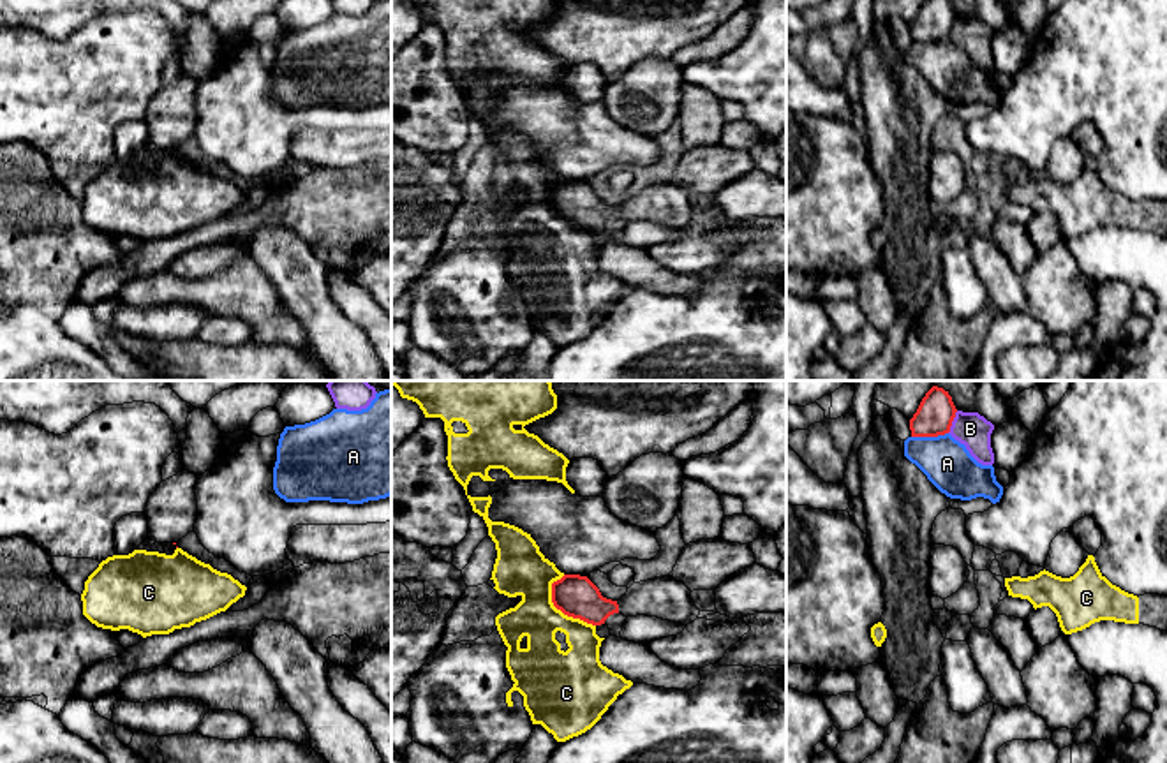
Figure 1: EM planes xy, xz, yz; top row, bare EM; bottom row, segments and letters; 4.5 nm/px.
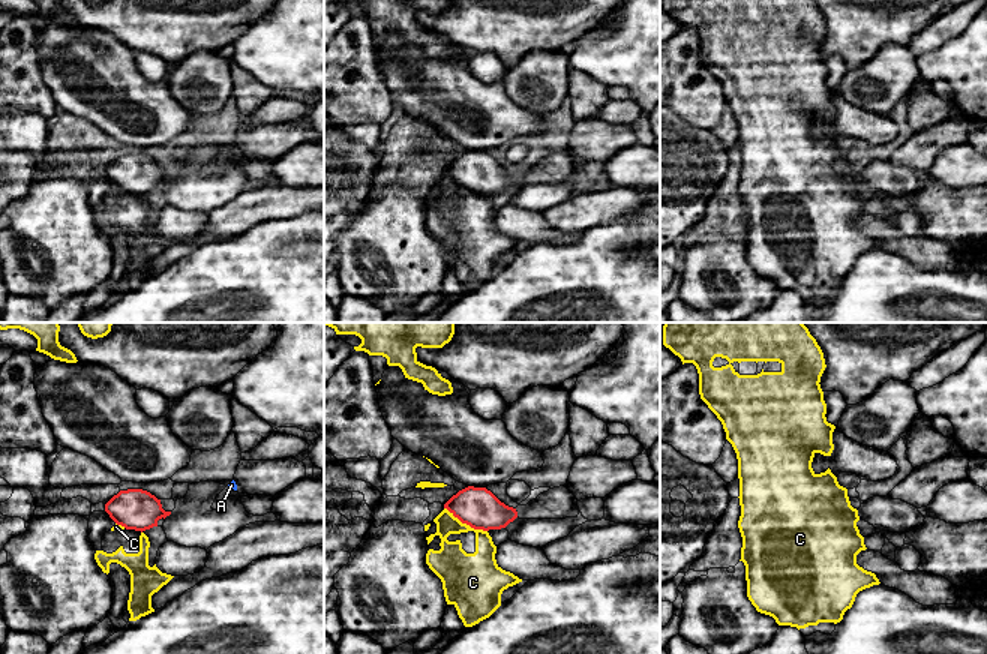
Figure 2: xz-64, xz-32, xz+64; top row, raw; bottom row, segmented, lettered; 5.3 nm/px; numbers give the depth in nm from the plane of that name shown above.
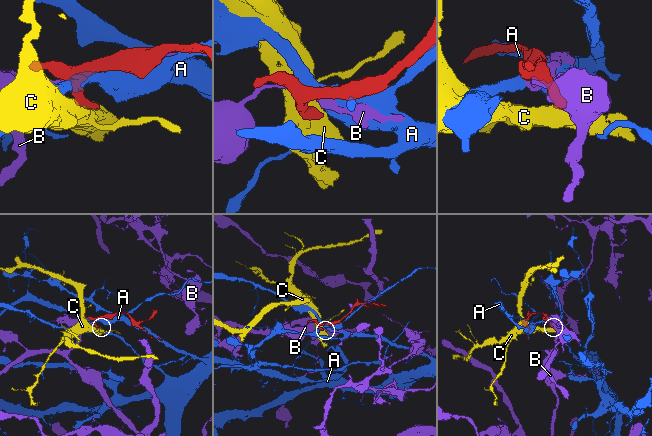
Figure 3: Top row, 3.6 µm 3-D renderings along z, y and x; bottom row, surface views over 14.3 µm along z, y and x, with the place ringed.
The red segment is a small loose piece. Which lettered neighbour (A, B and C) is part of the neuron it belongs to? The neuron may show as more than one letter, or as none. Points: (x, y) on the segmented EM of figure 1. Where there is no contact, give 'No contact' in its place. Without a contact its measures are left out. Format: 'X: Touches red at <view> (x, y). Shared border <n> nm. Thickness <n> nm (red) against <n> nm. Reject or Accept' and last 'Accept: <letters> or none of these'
A: Touches red at yz (929, 436). Shared border 170 nm. Thickness 170 nm (red) against 220 nm. Reject
B: Touches red at yz (952, 420). Shared border 120 nm. Thickness 170 nm (red) against 160 nm. Reject
C: Touches red at xz (563, 612). Shared border 280 nm. Thickness 190 nm (red) against 220 nm. Reject
Accept: none of these

